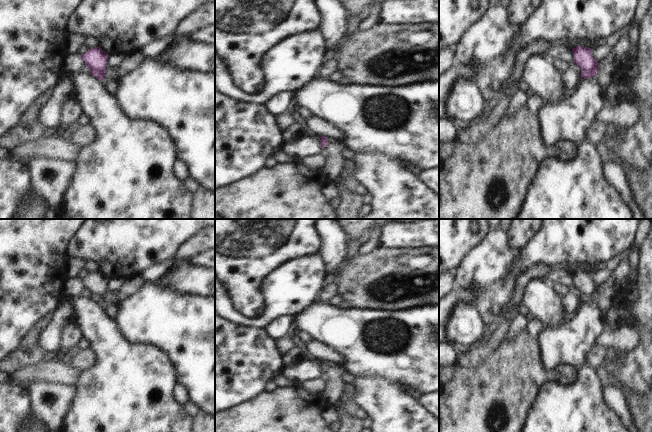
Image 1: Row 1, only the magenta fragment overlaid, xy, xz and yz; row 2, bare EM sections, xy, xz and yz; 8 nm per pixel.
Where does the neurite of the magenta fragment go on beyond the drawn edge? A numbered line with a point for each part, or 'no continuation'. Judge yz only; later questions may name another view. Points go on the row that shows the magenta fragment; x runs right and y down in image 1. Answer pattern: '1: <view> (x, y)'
no continuation

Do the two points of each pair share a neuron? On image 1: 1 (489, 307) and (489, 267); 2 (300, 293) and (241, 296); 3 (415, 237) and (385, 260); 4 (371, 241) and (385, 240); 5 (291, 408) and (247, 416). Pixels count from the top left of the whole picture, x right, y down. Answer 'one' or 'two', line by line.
1: one
2: two
3: two
4: two
5: one

